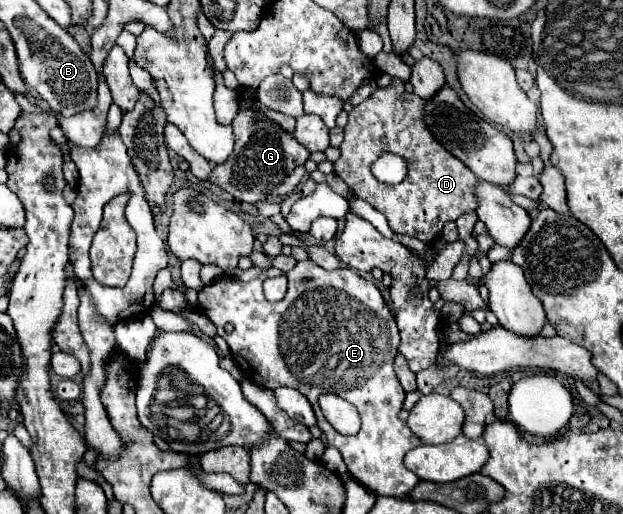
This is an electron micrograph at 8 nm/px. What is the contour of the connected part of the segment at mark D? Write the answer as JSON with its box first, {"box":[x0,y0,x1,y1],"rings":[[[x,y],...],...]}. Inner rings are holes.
{"box":[333,77,477,245],"rings":[[[397,77],[393,79],[391,87],[377,89],[367,101],[359,103],[357,107],[353,107],[349,111],[349,123],[345,125],[345,139],[339,147],[339,151],[341,151],[341,157],[333,163],[333,173],[337,177],[341,177],[357,197],[365,199],[371,207],[381,211],[387,217],[389,227],[395,233],[405,233],[405,235],[417,237],[423,243],[431,245],[441,235],[441,229],[447,221],[455,221],[461,213],[477,207],[475,197],[473,197],[473,187],[477,185],[477,177],[457,157],[451,157],[449,151],[445,151],[433,139],[433,135],[429,133],[429,129],[423,121],[423,99],[419,99],[415,93],[405,93],[403,81]],[[383,151],[393,151],[393,153],[405,157],[405,161],[407,161],[407,167],[409,167],[407,177],[395,187],[379,183],[369,171],[369,165]]]}

